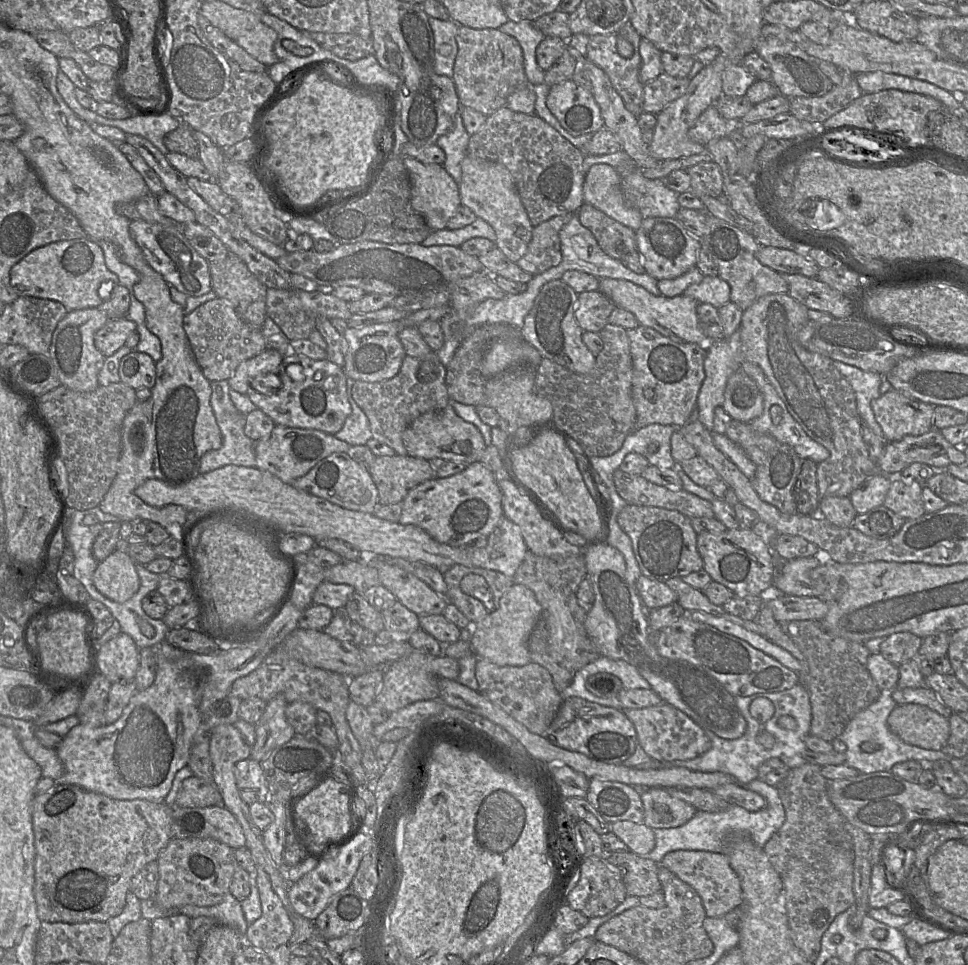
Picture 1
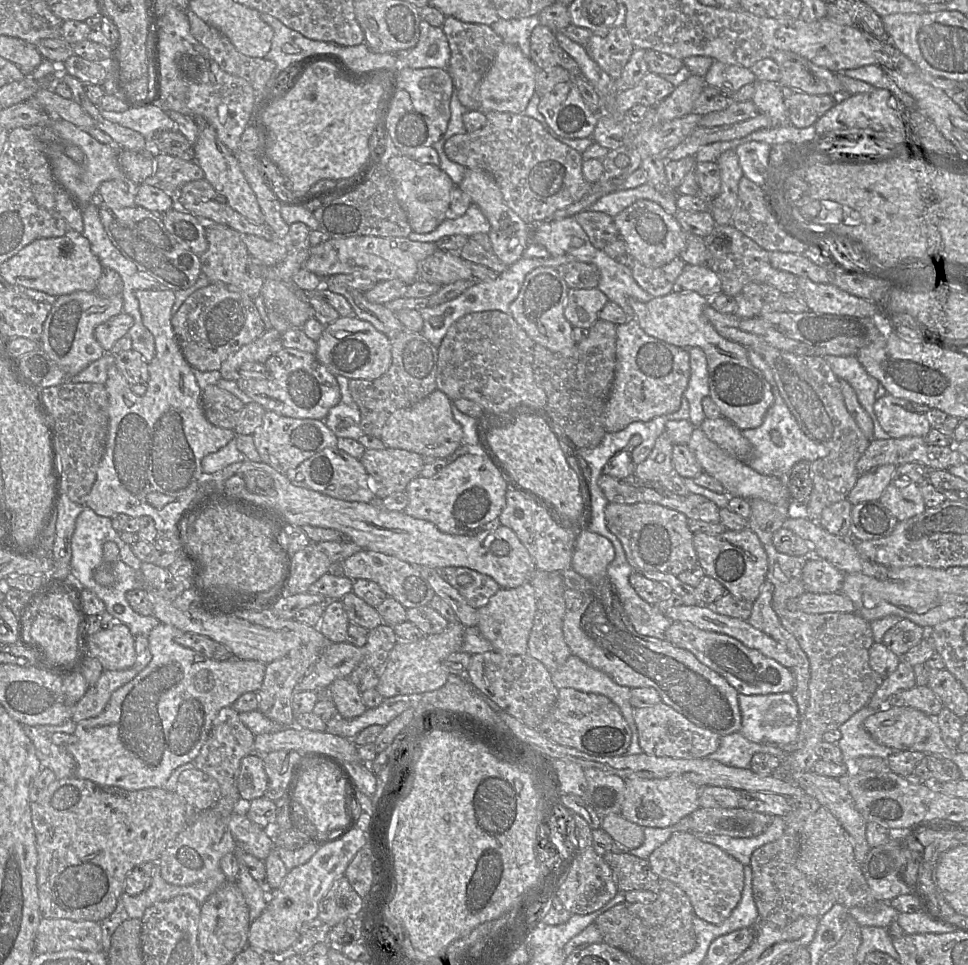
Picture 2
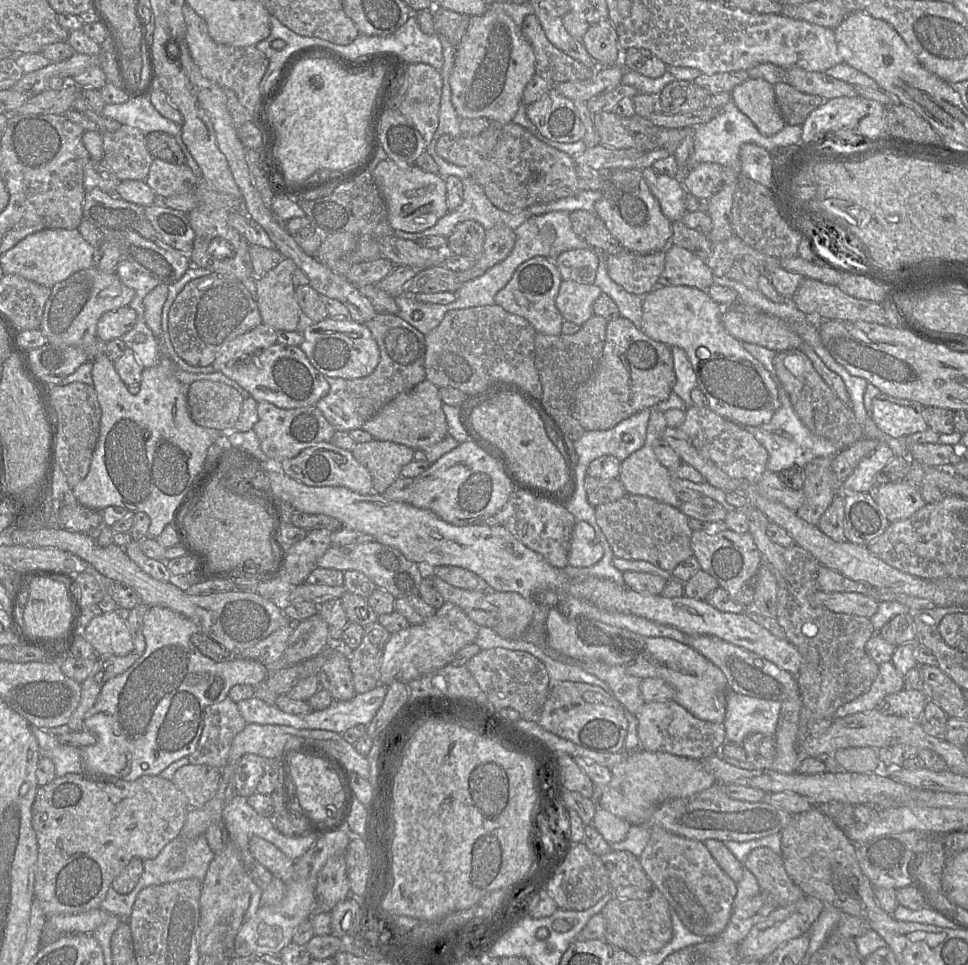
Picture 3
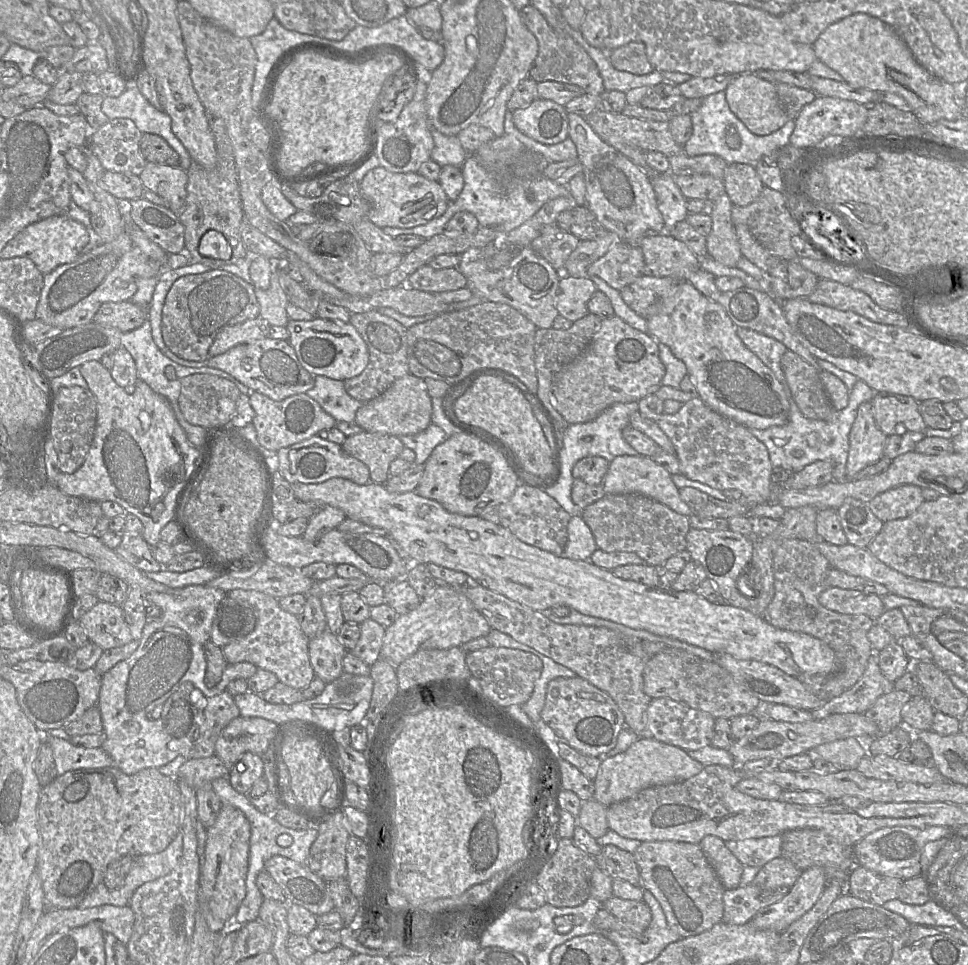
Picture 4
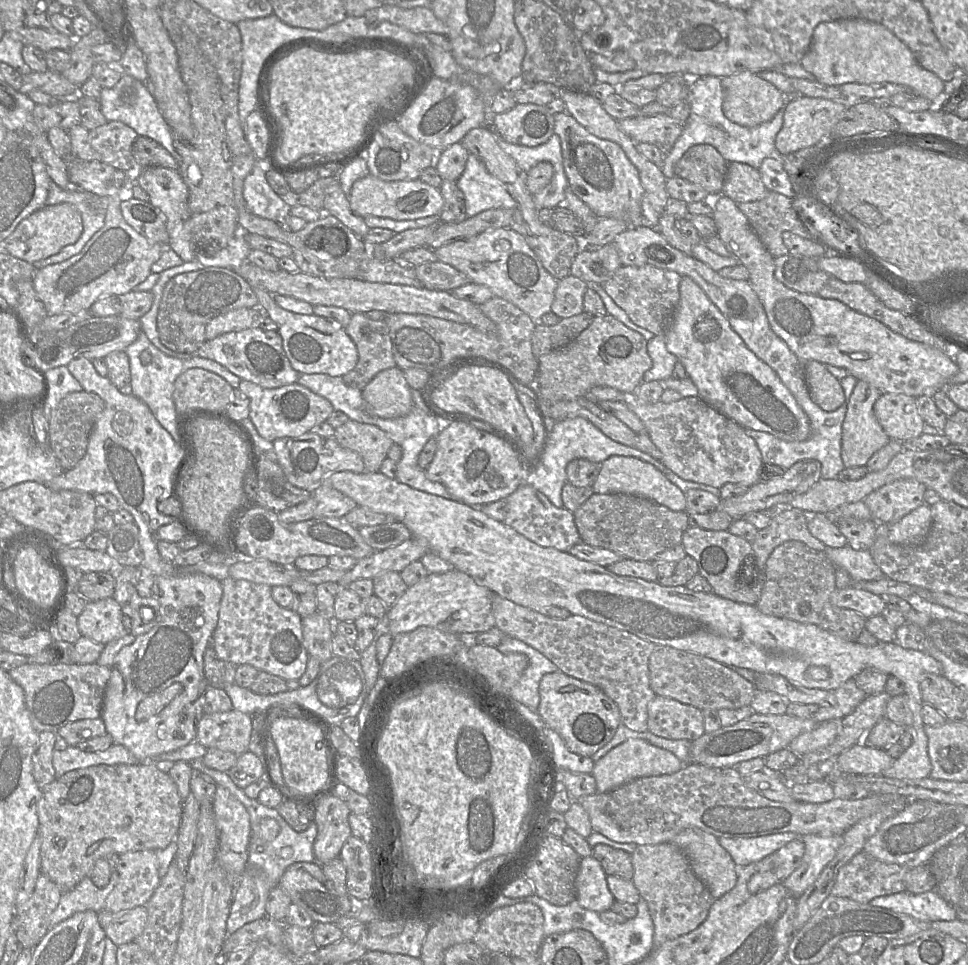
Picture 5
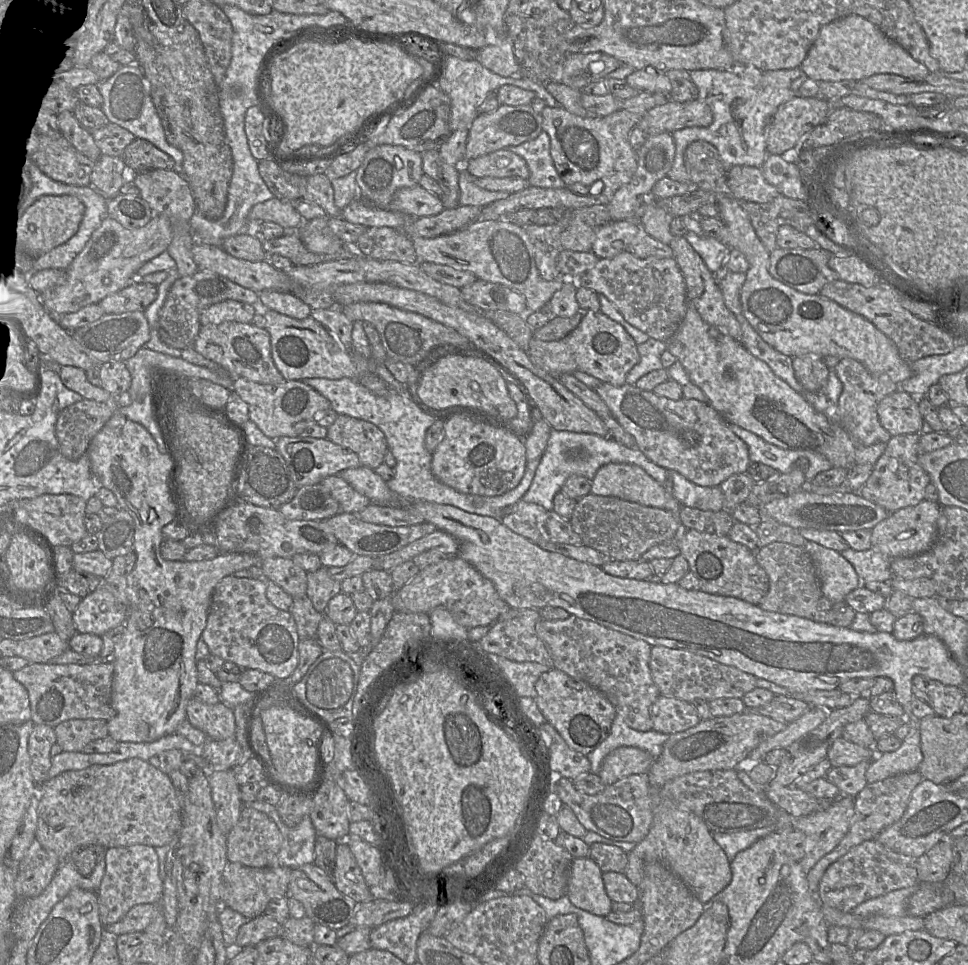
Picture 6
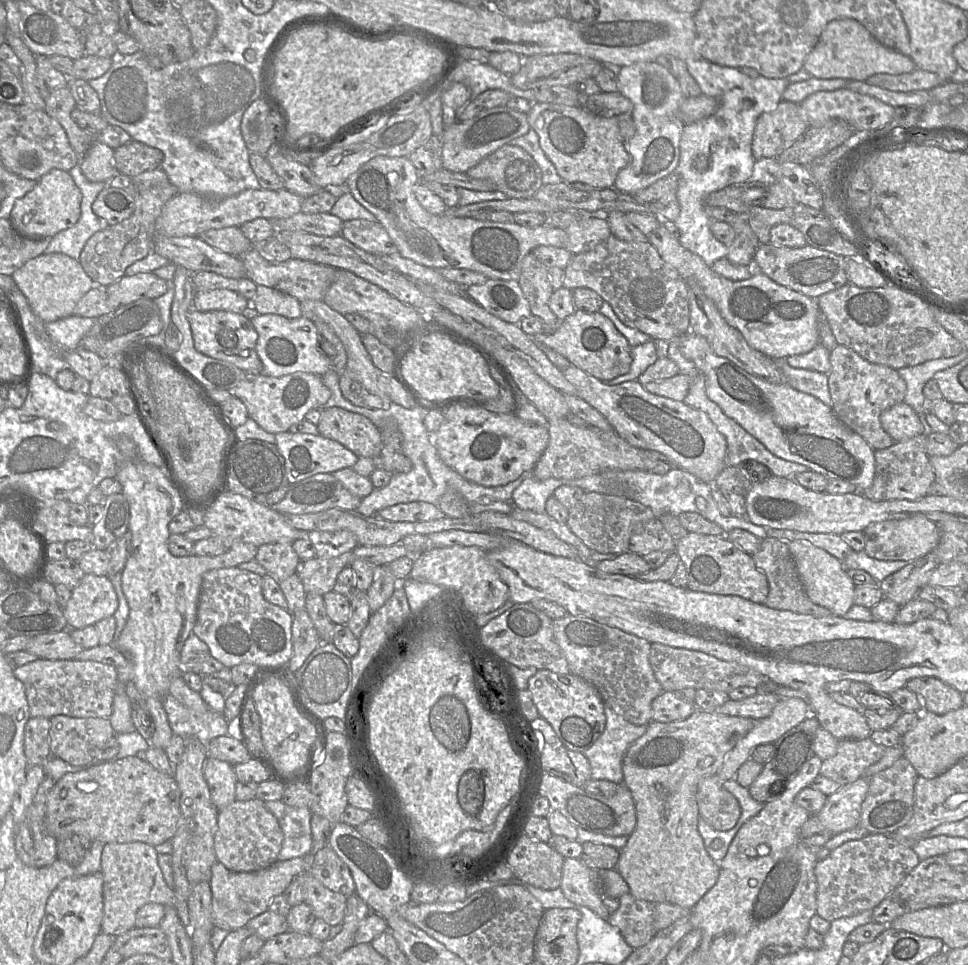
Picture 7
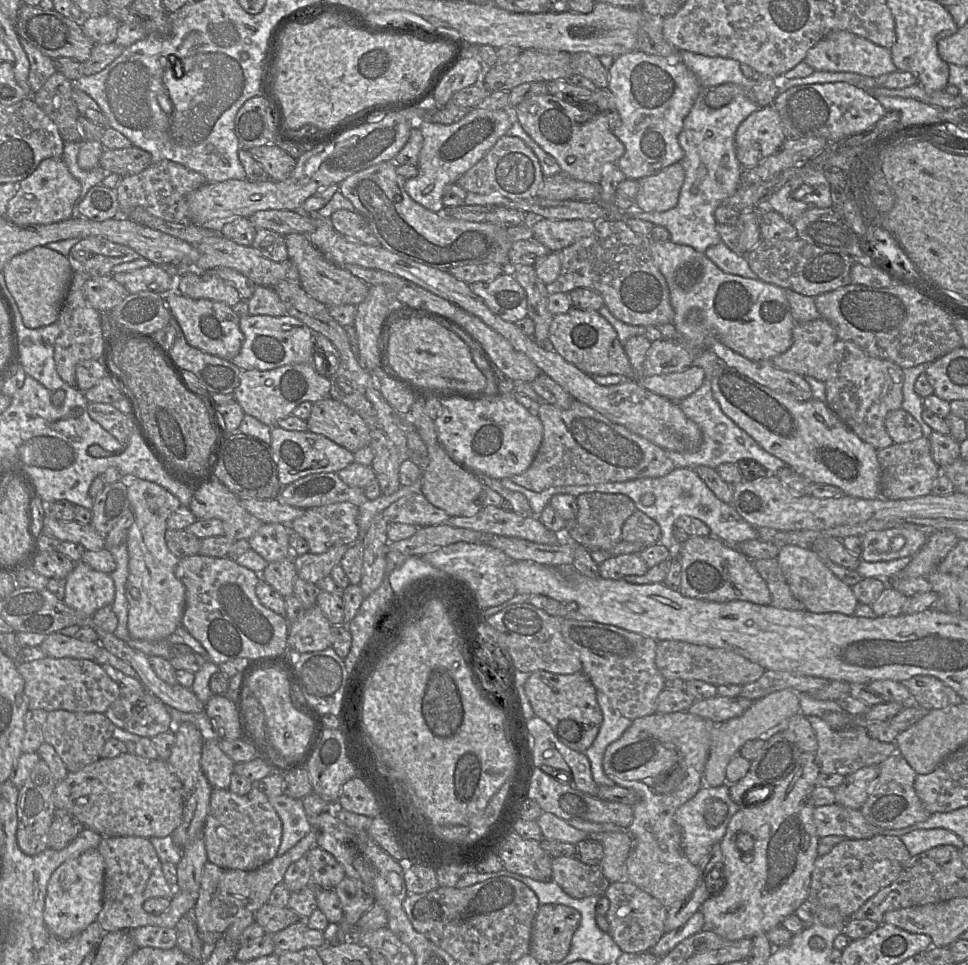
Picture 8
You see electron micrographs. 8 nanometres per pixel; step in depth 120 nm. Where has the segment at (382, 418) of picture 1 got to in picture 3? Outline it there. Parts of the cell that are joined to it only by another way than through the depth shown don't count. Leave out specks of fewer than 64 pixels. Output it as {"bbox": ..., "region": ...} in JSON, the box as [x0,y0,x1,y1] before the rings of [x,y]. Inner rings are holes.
{"bbox":[346,313,426,421],"region":[[[378,313],[372,320],[365,323],[377,342],[380,360],[375,370],[366,377],[346,381],[347,391],[354,402],[358,414],[363,421],[373,417],[381,408],[401,393],[411,390],[426,379],[425,375],[425,335],[412,327],[397,315]]]}

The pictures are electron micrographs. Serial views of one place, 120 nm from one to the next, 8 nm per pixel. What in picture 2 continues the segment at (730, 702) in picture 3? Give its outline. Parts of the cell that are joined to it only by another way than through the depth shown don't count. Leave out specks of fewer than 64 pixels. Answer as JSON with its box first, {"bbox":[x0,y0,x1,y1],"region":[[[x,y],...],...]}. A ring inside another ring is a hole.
{"bbox":[706,691,801,769],"region":[[[792,691],[766,695],[738,694],[738,703],[742,716],[740,732],[721,737],[719,748],[706,758],[743,769],[750,768],[751,759],[756,753],[775,756],[780,760],[785,759],[787,753],[780,747],[796,743],[801,719]],[[782,715],[790,716],[793,723],[788,726],[775,726],[776,720]]]}

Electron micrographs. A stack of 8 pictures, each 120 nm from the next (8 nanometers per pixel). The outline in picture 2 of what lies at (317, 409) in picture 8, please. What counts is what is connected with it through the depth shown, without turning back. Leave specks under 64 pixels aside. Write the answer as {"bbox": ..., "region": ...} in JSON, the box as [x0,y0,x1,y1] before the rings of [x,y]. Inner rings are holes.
{"bbox":[360,448,424,499],"region":[[[398,448],[366,449],[360,458],[375,490],[376,499],[406,490],[409,482],[420,476],[424,466],[418,453]]]}

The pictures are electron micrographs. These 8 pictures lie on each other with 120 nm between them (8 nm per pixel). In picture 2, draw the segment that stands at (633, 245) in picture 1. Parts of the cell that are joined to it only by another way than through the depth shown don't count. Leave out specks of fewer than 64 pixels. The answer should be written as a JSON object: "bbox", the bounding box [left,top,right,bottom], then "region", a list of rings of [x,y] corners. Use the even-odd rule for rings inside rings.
{"bbox":[574,210,621,250],"region":[[[584,210],[574,216],[574,219],[586,232],[591,244],[600,250],[606,245],[621,238],[613,217],[591,210]]]}

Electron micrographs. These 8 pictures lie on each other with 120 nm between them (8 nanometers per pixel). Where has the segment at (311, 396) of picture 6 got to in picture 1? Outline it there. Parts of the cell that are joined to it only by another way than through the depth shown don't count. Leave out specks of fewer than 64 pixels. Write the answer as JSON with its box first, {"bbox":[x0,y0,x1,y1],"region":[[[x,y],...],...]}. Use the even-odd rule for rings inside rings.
{"bbox":[255,424,352,482],"region":[[[276,424],[271,434],[255,443],[256,467],[268,471],[283,482],[293,482],[306,475],[318,462],[334,452],[347,453],[352,445],[334,435],[316,429],[294,428]]]}

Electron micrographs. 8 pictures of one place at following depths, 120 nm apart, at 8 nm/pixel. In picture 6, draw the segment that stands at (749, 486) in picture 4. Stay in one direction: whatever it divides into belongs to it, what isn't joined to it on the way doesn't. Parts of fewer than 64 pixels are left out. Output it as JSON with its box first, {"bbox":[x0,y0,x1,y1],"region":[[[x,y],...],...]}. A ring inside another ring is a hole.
{"bbox":[595,383,751,487],"region":[[[601,383],[595,391],[624,431],[633,436],[636,448],[667,471],[677,471],[691,482],[707,487],[719,486],[734,474],[746,473],[751,462],[747,444],[731,431],[727,421],[710,404],[695,399],[671,400],[629,384],[612,386]]]}

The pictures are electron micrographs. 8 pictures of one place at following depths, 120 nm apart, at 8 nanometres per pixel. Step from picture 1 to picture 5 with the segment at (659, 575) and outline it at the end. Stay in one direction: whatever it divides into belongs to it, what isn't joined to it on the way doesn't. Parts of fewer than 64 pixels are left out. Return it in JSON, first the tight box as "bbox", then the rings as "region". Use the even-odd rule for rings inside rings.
{"bbox":[573,493,689,563],"region":[[[594,493],[573,513],[573,516],[582,542],[613,551],[623,558],[653,563],[657,554],[681,544],[682,536],[689,527],[686,511],[673,511],[650,499],[623,493]]]}

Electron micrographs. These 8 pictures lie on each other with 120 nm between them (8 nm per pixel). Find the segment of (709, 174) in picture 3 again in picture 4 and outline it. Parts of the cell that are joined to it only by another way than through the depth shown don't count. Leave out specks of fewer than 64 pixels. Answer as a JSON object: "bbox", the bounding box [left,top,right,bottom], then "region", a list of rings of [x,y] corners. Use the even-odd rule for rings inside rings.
{"bbox":[673,175,725,200],"region":[[[711,175],[673,176],[687,200],[715,200],[725,193],[724,180]]]}

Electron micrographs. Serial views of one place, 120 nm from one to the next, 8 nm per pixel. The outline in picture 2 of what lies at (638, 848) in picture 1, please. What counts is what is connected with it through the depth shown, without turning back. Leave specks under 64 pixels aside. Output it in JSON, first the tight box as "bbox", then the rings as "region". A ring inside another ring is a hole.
{"bbox":[601,814,644,849],"region":[[[609,814],[601,819],[601,829],[626,849],[638,848],[644,842],[644,827],[632,823],[620,814]]]}

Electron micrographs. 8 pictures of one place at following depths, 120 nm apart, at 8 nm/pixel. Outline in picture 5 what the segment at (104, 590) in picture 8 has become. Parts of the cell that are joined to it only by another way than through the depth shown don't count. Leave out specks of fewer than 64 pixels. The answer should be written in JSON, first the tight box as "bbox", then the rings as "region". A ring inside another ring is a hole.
{"bbox":[77,597,129,644],"region":[[[112,597],[88,602],[77,623],[82,636],[102,644],[129,634],[123,624],[121,607]]]}

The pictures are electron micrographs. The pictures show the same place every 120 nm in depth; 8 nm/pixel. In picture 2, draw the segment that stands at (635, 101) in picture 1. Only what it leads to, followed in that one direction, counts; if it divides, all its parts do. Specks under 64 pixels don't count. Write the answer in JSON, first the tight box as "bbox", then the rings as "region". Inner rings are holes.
{"bbox":[584,25,634,80],"region":[[[624,25],[613,28],[604,37],[592,34],[584,48],[589,57],[613,80],[620,77],[634,51],[631,37]]]}

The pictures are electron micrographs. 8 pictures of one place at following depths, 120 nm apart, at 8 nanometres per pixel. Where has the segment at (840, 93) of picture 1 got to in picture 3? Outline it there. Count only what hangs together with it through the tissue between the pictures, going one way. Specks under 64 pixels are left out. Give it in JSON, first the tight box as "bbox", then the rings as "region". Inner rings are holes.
{"bbox":[774,83,826,125],"region":[[[788,83],[774,85],[777,106],[787,125],[802,125],[809,114],[826,100],[803,93]]]}

